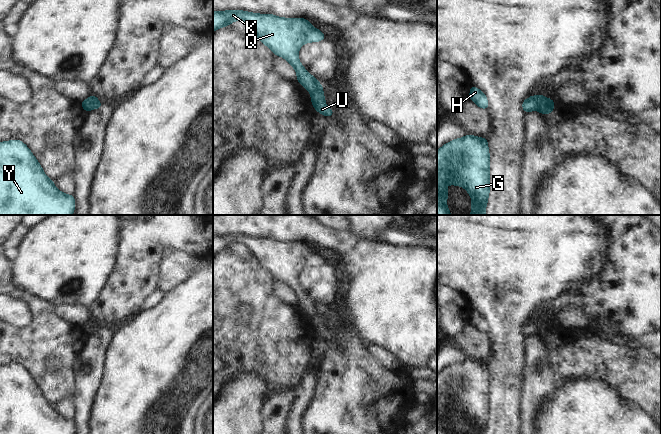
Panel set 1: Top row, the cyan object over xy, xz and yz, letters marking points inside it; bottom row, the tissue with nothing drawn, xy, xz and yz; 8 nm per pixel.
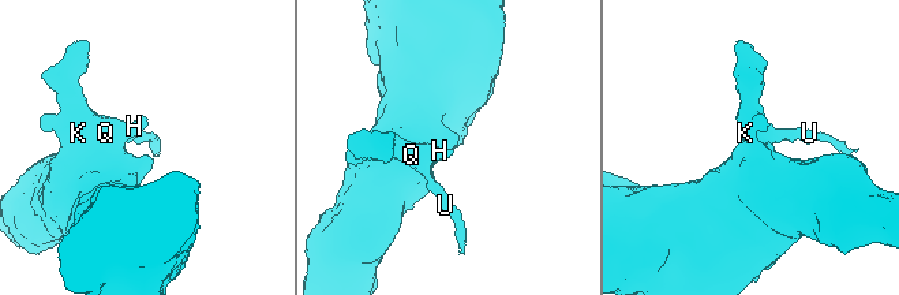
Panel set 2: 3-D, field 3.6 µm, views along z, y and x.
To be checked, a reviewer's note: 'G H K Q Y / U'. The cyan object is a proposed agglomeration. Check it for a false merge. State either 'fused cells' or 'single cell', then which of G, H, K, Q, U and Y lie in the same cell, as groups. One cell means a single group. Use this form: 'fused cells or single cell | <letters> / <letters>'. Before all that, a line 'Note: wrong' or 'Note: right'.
Note: right
fused cells | G H K Q Y / U

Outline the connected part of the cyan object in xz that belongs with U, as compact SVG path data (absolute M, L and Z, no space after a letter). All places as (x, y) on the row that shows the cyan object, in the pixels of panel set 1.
M319 87L311 93L311 102L317 112L326 117L332 116L334 111L326 106L323 88Z

